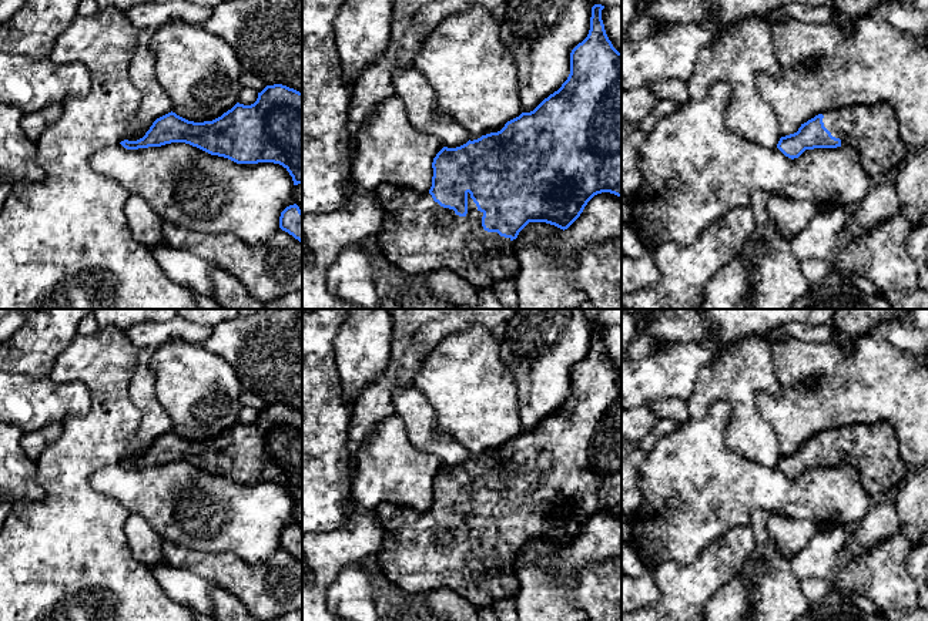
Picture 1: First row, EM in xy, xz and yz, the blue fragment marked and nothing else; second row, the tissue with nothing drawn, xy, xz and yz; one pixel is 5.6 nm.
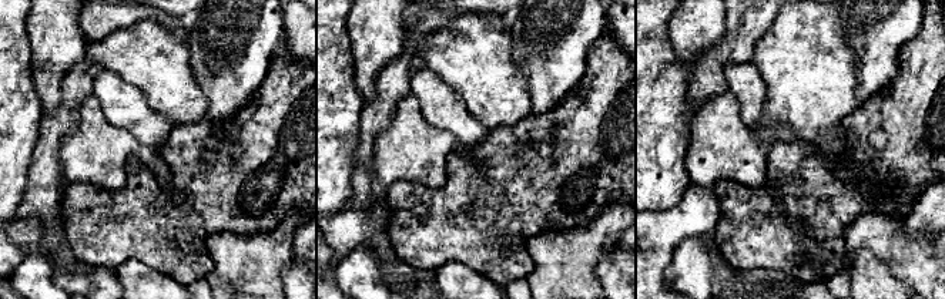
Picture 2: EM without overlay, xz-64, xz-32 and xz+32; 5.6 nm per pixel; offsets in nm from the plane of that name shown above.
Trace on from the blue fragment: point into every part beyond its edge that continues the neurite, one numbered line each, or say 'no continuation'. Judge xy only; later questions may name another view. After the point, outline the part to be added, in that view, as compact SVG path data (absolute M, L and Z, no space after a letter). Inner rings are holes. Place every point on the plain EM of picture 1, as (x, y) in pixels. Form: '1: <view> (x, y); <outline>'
no continuation

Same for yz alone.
1: yz (873, 449); M885 420L842 426L823 434L824 446L841 459L841 466L860 471L861 484L872 497L892 494L911 470L899 456L895 429Z

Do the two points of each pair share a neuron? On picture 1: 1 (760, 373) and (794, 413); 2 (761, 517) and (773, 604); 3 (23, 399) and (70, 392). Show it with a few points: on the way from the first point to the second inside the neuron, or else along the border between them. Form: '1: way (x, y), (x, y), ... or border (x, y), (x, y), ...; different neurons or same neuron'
1: border (773, 363), (781, 393), (756, 408), (774, 429); different neurons
2: way (763, 539), (766, 556), (770, 560), (770, 583); same neuron
3: way (34, 399), (59, 399); same neuron

